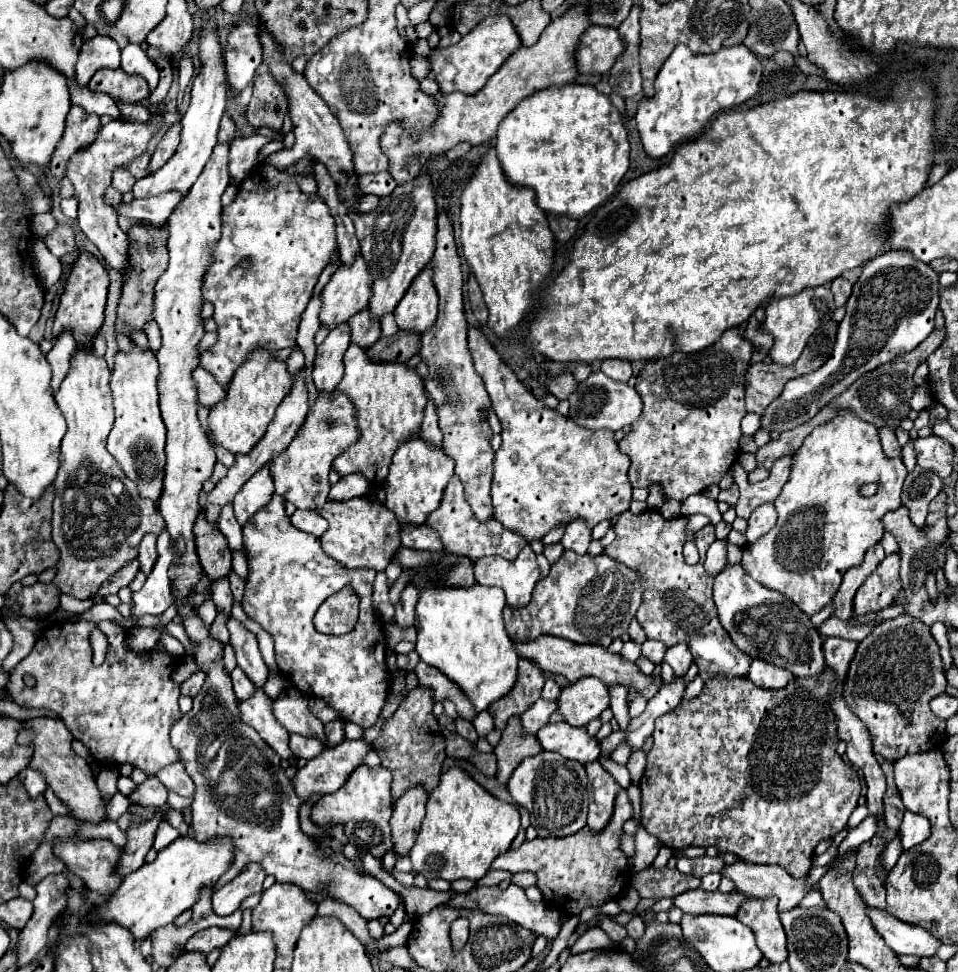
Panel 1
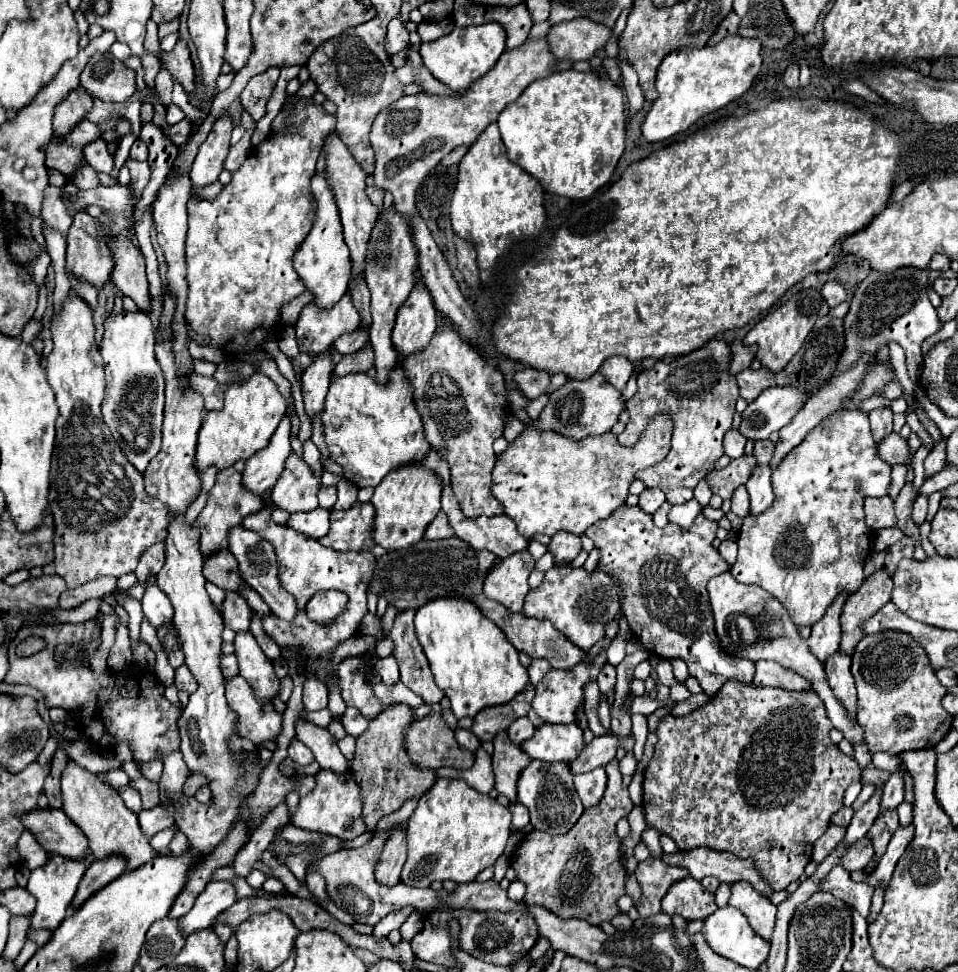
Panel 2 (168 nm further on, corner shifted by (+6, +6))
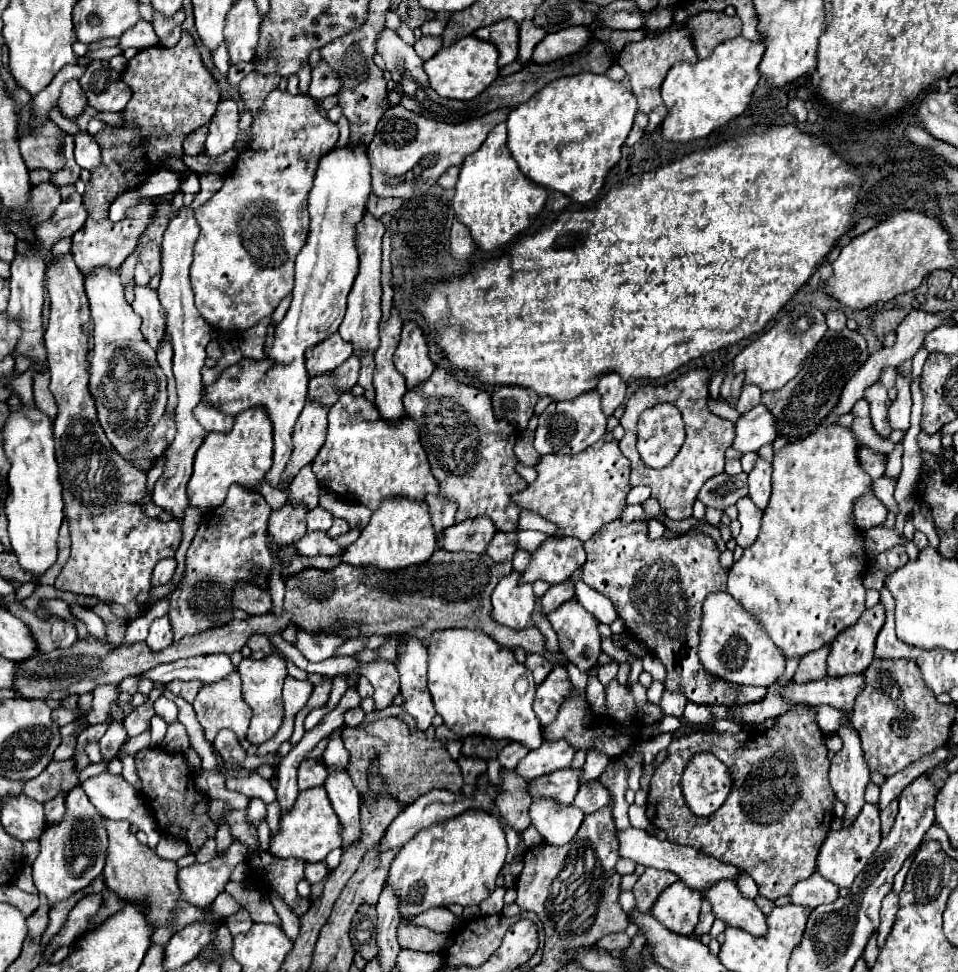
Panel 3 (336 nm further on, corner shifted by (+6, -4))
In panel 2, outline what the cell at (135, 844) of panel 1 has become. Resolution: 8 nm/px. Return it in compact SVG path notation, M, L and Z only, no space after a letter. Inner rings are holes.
M109 855L105 859L93 861L77 887L77 895L73 899L73 905L79 907L85 899L89 899L101 887L105 887L107 883L117 879L125 871L125 867L127 867L127 859L123 855Z

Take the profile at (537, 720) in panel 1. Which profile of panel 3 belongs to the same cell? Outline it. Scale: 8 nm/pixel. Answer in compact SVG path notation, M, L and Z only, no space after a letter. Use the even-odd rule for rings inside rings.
M509 743L509 745L505 745L505 747L499 751L497 761L501 763L503 769L511 769L511 771L513 771L513 769L517 767L517 763L519 763L527 753L529 753L527 747L517 745L517 743Z

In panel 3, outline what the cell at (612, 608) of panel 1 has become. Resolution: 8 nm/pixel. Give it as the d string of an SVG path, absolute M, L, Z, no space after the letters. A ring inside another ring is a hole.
M567 601L557 611L549 613L549 621L559 637L559 647L563 655L587 673L597 665L597 655L601 651L599 643L599 621L585 611L579 601Z

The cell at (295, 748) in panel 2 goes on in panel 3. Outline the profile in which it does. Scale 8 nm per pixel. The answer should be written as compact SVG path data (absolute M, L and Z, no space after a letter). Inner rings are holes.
M307 759L299 765L299 777L297 777L297 787L299 791L311 789L311 787L321 787L327 779L327 769L321 761Z

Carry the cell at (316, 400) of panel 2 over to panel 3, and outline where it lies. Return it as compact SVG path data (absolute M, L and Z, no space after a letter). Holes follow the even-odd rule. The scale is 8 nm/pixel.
M315 401L307 403L295 423L293 453L279 477L279 485L291 483L305 465L313 463L317 451L325 443L325 431L327 431L327 409Z

